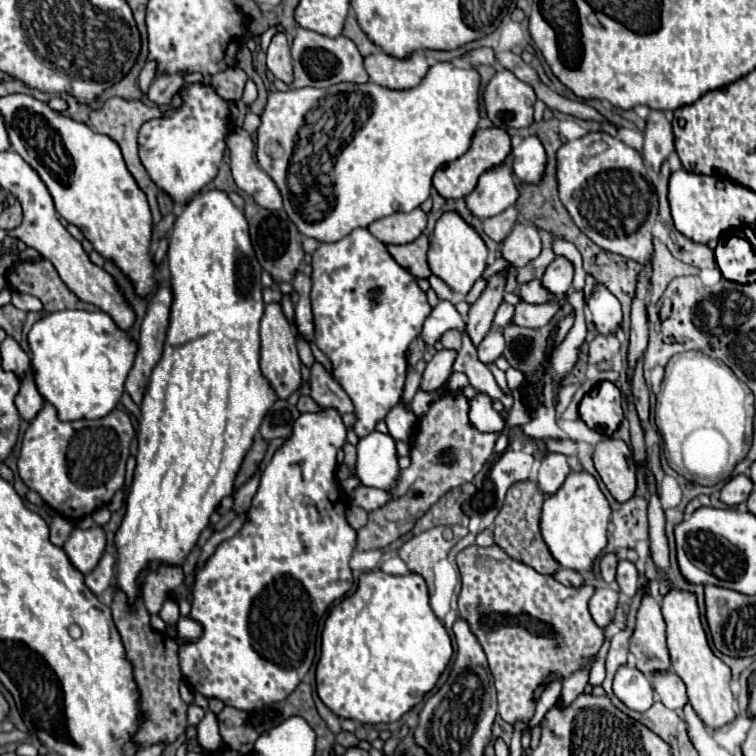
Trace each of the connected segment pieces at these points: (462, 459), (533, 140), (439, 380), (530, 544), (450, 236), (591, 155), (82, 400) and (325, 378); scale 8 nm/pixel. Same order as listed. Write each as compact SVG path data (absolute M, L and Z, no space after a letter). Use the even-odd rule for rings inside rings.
M446 393L434 401L430 411L418 421L418 431L410 445L412 465L402 471L398 485L390 489L394 499L368 513L368 523L358 529L356 551L384 549L398 537L406 535L414 527L416 519L422 517L448 489L472 481L474 475L484 469L494 453L496 437L496 433L480 433L468 423L468 401L462 393ZM446 447L454 451L454 463L450 463L450 467L446 467L446 463L438 463L438 455L442 455Z
M526 137L518 147L510 151L510 167L514 175L526 183L538 183L544 173L546 153L538 137Z
M442 349L438 351L432 361L428 363L426 371L424 371L424 377L422 377L422 389L426 391L436 391L442 387L442 383L450 377L452 373L452 365L454 365L454 359L456 359L456 351L450 351L450 349Z
M534 479L516 481L504 499L504 505L494 521L494 541L500 545L510 557L534 567L542 575L552 575L558 569L556 559L550 555L542 535L540 535L540 511L542 511L544 495L538 491L538 483Z
M444 211L442 217L436 221L434 233L430 237L430 249L428 249L428 265L434 275L438 275L442 281L450 285L450 289L466 295L476 279L482 277L486 269L486 257L488 247L484 245L482 237L476 233L474 227L470 227L458 211Z
M570 119L560 121L560 135L568 143L564 143L556 153L558 195L562 205L568 209L572 221L588 239L592 239L604 251L630 257L644 267L636 287L636 299L632 303L632 329L630 329L628 371L626 371L628 383L632 383L634 367L638 359L644 355L648 345L648 325L646 325L644 305L648 301L648 287L650 287L648 269L652 255L652 227L658 219L658 197L656 191L652 189L652 181L644 167L644 159L636 149L624 145L620 139L604 131L586 135L586 131L576 121Z
M58 311L58 313L50 313L50 315L46 315L46 317L42 317L40 321L34 323L34 327L32 327L30 335L28 335L28 341L30 341L30 349L32 349L32 353L34 353L34 357L32 357L32 371L34 371L36 387L38 387L40 395L42 395L48 403L52 403L52 405L56 407L58 419L62 419L62 421L100 419L100 417L106 417L106 415L116 407L116 403L120 401L120 397L122 397L122 393L124 393L124 381L126 381L126 377L128 377L128 371L132 369L134 355L136 355L136 351L138 351L138 343L136 343L124 329L120 329L120 327L112 321L112 317L106 315L104 311L92 311L92 313L90 313L90 311Z
M314 361L314 365L310 367L310 397L320 407L334 407L340 413L354 413L354 405L346 391L318 361Z

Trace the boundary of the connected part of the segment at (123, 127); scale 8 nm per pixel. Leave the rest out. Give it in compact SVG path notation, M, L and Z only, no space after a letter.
M112 97L110 101L104 103L102 109L90 113L90 123L88 123L88 127L90 127L92 131L102 133L102 135L108 135L112 141L116 141L116 143L120 145L122 155L124 155L124 161L126 161L126 165L128 165L128 171L132 173L132 177L136 179L138 187L146 193L148 203L152 205L152 217L154 217L154 223L158 223L158 221L162 219L162 215L160 215L160 211L158 211L158 203L156 203L156 197L158 197L158 191L160 191L160 189L158 189L158 185L148 177L144 165L142 165L140 159L138 159L138 143L136 143L136 135L138 135L138 129L142 127L144 121L154 119L154 117L160 117L160 115L162 115L162 111L160 111L158 107L154 107L154 105L146 105L146 103L136 101L136 99L134 99L134 101L126 101L126 99L122 99L122 97Z

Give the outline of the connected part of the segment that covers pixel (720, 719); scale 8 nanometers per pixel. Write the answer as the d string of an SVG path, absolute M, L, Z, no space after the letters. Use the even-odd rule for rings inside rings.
M676 589L670 591L662 599L662 615L666 621L672 669L684 681L690 705L710 729L718 729L726 723L732 723L736 717L736 711L734 711L734 699L730 693L730 667L712 653L706 641L706 633L700 623L700 611L696 605L696 597L692 593L684 593Z

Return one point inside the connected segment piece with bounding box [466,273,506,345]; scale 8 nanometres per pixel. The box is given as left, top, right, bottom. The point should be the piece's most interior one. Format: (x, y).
(481, 315)

